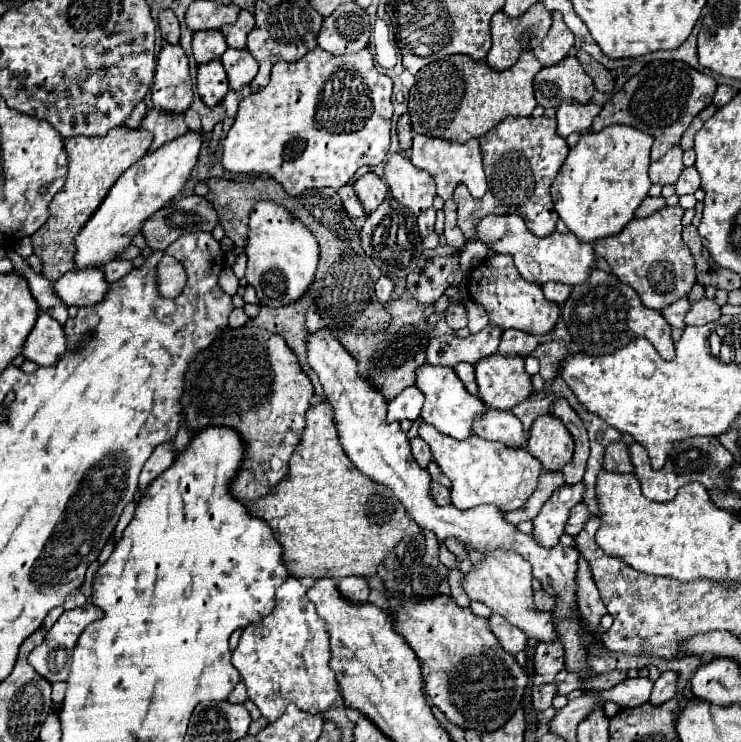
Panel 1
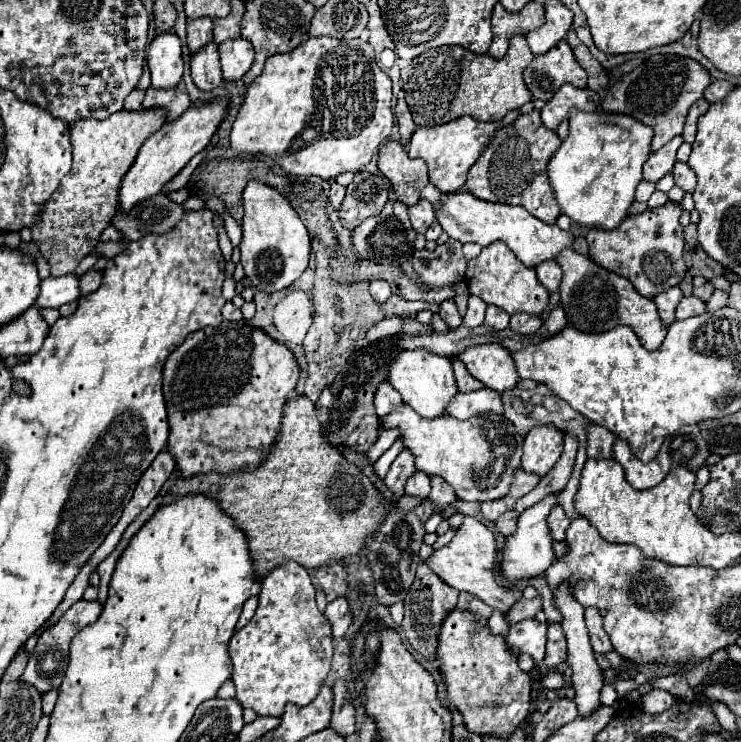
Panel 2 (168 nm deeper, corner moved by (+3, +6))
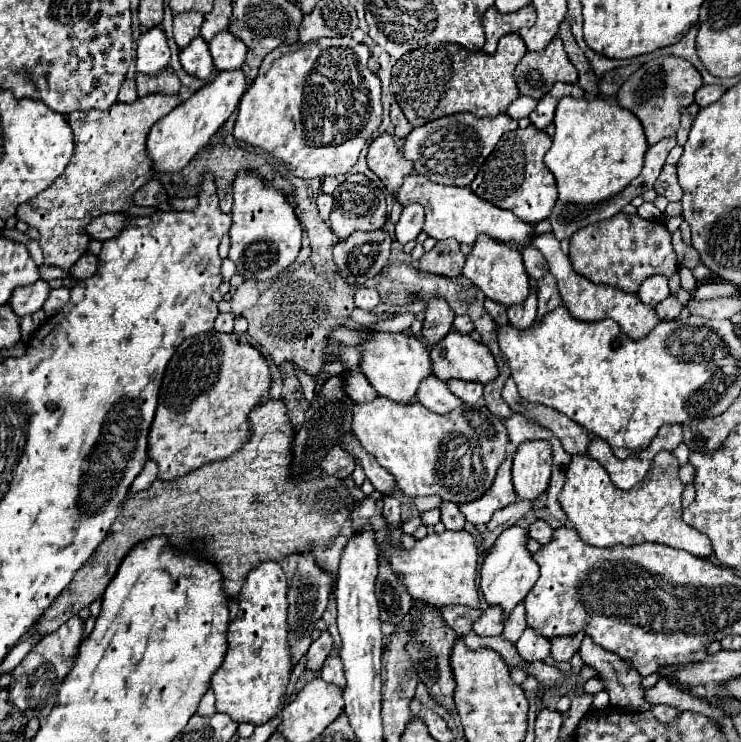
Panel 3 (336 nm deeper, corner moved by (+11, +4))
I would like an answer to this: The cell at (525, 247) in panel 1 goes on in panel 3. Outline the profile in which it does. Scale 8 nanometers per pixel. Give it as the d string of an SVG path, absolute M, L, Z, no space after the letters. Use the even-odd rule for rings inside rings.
M414 173L408 175L404 179L404 185L400 187L396 199L402 205L410 205L410 203L420 203L426 209L426 223L424 223L424 231L434 237L434 239L456 239L458 243L466 243L466 245L474 245L476 237L486 233L488 237L508 245L508 247L516 247L516 249L524 249L532 243L534 239L534 225L528 225L526 221L520 221L512 211L506 209L498 209L492 203L480 199L478 195L472 195L472 191L468 187L456 187L456 185L438 185L432 183L430 179L424 179L422 175Z

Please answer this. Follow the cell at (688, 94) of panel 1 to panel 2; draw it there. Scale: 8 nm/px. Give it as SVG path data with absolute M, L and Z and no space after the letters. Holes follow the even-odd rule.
M654 55L638 69L622 77L622 81L608 91L606 99L602 101L602 109L610 113L626 113L642 121L644 125L650 125L654 129L652 151L658 151L672 137L682 135L690 105L702 99L702 93L710 85L710 81L710 73L698 61L676 55Z

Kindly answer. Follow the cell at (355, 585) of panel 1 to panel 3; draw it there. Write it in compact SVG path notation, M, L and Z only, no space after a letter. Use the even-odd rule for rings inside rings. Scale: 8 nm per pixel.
M320 631L318 639L308 649L308 669L320 669L332 649L332 635L328 631Z

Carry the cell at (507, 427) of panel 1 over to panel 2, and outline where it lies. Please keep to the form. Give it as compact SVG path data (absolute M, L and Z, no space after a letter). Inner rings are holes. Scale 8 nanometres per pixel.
M480 389L480 391L468 391L468 393L456 393L452 403L448 403L448 415L456 419L470 419L478 413L502 413L502 401L500 393L492 389Z

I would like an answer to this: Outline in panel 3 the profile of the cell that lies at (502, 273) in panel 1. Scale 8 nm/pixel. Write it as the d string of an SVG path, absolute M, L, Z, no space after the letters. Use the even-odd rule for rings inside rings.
M480 235L480 239L476 239L472 253L466 257L466 265L462 275L466 279L470 279L474 285L478 285L486 299L492 299L496 303L502 303L506 307L510 305L522 305L526 301L526 297L530 295L530 277L524 269L522 263L522 253L518 253L516 249L504 247L502 243L496 243L492 237L488 235Z

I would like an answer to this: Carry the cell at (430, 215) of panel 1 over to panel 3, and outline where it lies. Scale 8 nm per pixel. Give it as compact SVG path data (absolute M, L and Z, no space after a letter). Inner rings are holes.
M416 203L406 205L402 209L400 221L396 223L396 241L404 245L404 243L416 239L418 233L422 231L422 225L424 225L424 207L420 207Z

